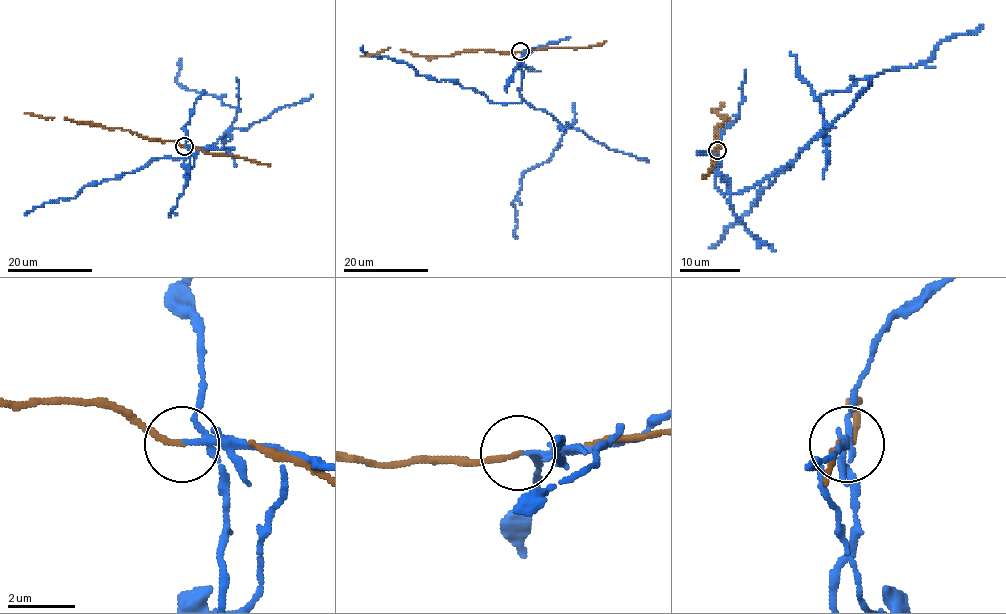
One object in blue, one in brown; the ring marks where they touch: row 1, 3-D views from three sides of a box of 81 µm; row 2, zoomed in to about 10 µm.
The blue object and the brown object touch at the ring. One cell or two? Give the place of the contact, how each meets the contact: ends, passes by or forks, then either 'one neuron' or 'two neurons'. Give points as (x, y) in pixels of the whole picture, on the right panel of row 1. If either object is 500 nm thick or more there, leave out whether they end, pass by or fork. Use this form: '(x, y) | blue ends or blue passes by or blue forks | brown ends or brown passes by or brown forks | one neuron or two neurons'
(717, 150) | blue forks | brown ends | two neurons

